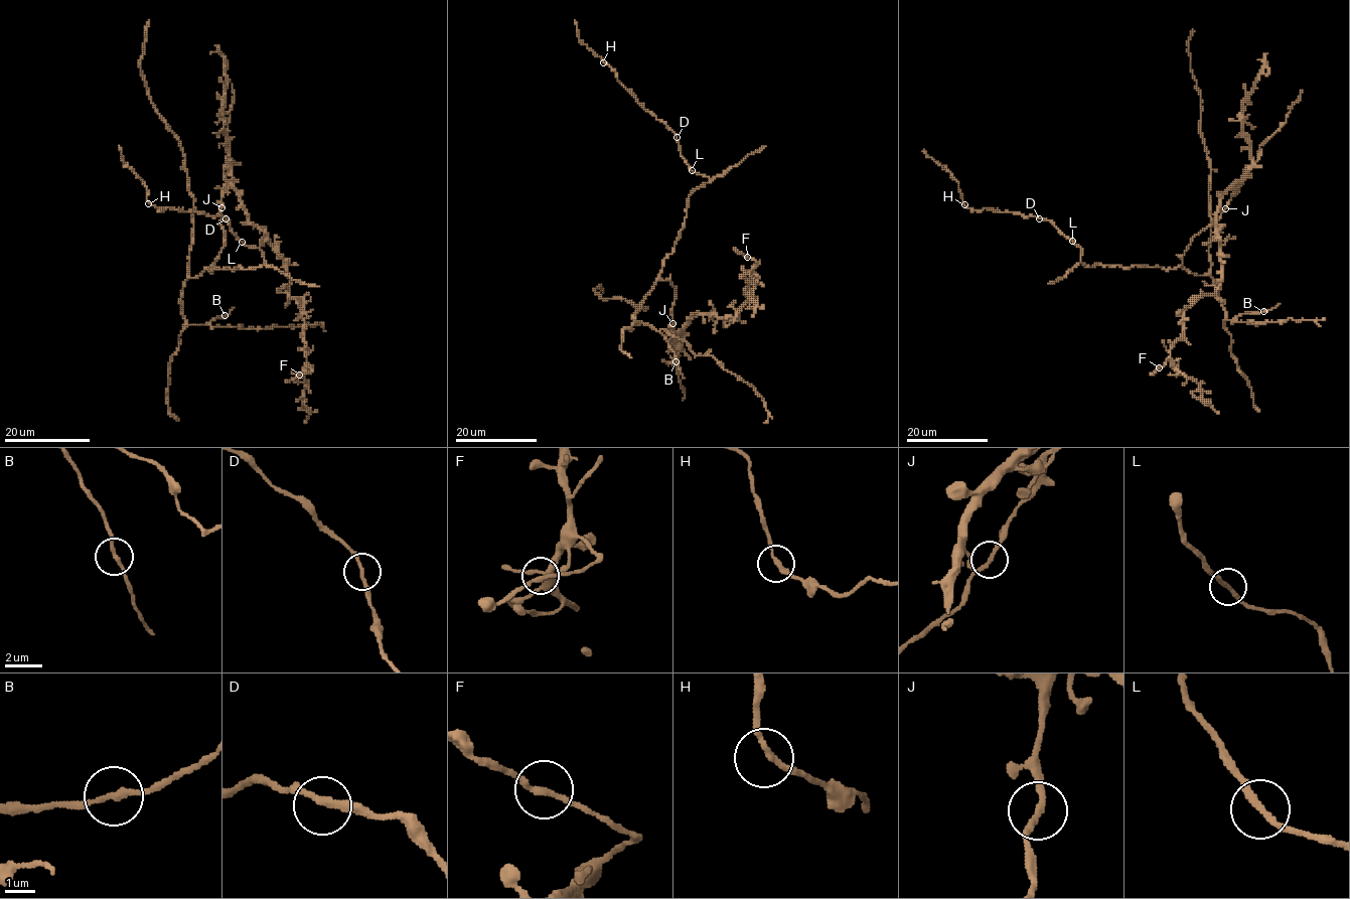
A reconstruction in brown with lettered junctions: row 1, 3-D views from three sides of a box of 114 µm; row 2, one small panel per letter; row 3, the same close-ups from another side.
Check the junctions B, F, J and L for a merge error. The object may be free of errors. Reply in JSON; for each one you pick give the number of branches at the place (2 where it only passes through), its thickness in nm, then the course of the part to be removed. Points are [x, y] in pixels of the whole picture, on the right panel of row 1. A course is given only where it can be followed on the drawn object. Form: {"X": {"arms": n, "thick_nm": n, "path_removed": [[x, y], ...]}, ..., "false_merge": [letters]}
{"false_merge": []}

